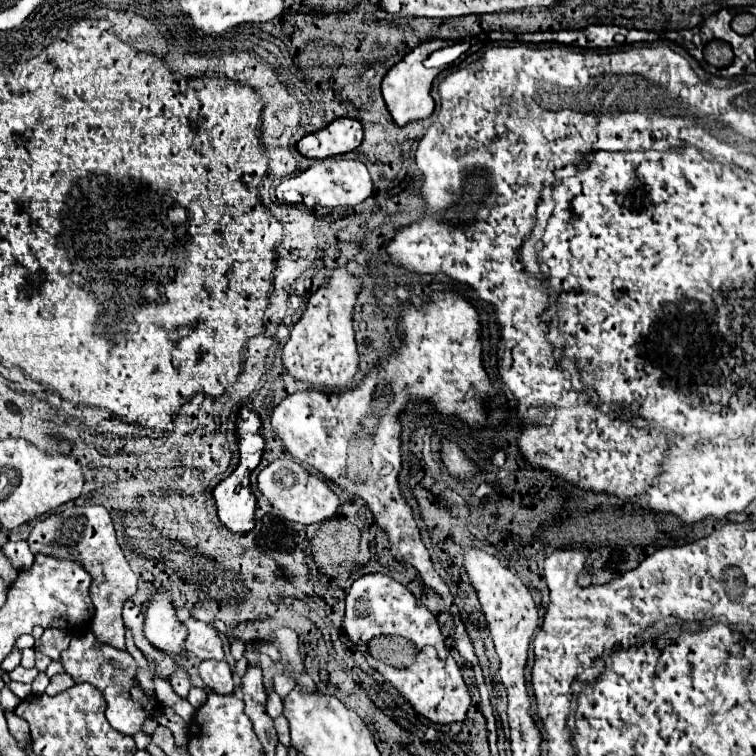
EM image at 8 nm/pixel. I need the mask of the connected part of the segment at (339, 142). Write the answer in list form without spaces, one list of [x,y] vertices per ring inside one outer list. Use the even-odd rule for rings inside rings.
[[[338,118],[326,128],[304,136],[296,150],[306,158],[330,158],[352,152],[362,142],[362,126],[354,118]]]

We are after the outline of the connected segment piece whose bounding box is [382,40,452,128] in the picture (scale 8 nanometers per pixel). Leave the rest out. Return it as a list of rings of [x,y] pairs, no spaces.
[[[430,40],[430,42],[424,42],[420,44],[418,48],[414,48],[412,52],[408,52],[382,80],[382,96],[384,96],[384,102],[386,102],[386,108],[392,116],[392,122],[396,126],[406,126],[410,122],[420,122],[420,120],[426,120],[432,112],[434,112],[434,100],[430,96],[430,88],[432,88],[432,80],[438,76],[441,72],[440,69],[427,69],[424,68],[424,60],[434,52],[434,50],[440,50],[440,48],[446,48],[450,46],[452,42],[448,40]]]

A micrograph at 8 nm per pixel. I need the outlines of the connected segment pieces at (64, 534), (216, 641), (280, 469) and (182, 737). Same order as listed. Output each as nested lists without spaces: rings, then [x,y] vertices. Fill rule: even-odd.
[[[70,506],[54,514],[34,520],[28,536],[28,546],[34,554],[46,554],[52,558],[74,558],[88,574],[92,574],[90,598],[96,608],[92,632],[100,642],[124,648],[124,602],[136,594],[136,576],[118,546],[112,518],[104,506]]]
[[[188,618],[182,622],[186,626],[186,642],[184,648],[188,654],[200,658],[200,660],[222,660],[224,658],[224,650],[222,650],[222,640],[218,638],[218,632],[214,630],[214,626]]]
[[[284,458],[284,460],[274,460],[272,464],[268,464],[264,470],[260,470],[258,474],[258,484],[256,488],[260,490],[260,494],[272,504],[276,506],[282,516],[288,522],[296,522],[302,526],[308,524],[318,524],[322,520],[332,518],[338,508],[340,508],[340,498],[336,496],[336,492],[328,486],[328,482],[320,480],[314,474],[308,474],[300,464],[296,464],[292,458]]]
[[[162,708],[162,714],[158,716],[158,722],[168,726],[174,734],[174,740],[176,740],[176,746],[186,746],[188,744],[188,724],[172,710],[172,708]]]

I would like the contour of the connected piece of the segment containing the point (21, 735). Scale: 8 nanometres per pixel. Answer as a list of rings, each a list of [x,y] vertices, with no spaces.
[[[8,712],[8,728],[10,728],[10,734],[16,738],[16,742],[20,746],[26,746],[30,742],[28,724],[22,718],[16,718],[12,712]]]

